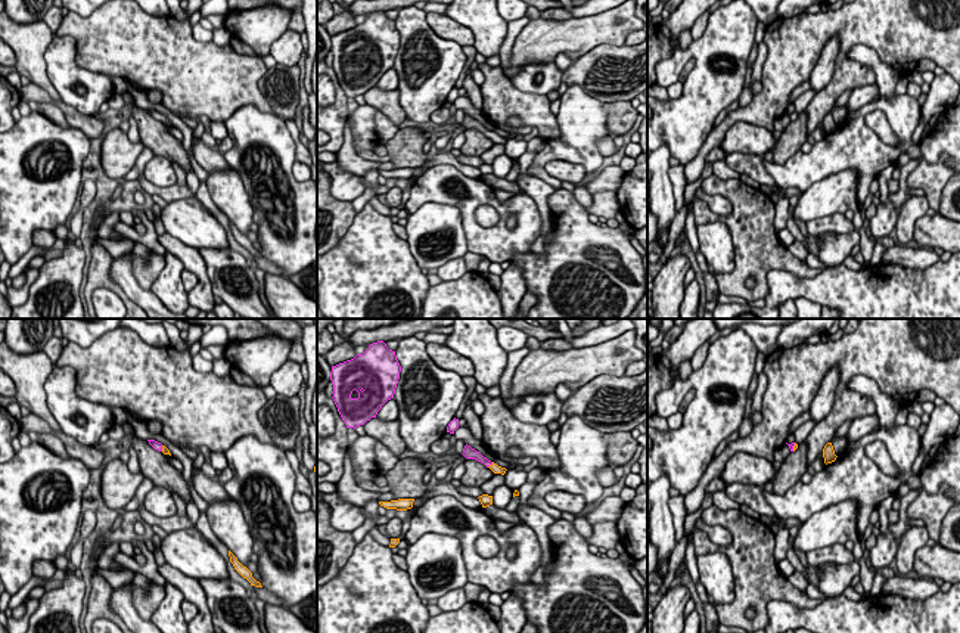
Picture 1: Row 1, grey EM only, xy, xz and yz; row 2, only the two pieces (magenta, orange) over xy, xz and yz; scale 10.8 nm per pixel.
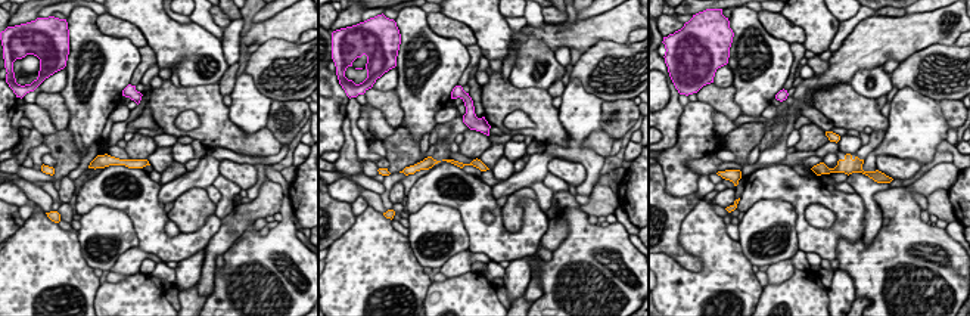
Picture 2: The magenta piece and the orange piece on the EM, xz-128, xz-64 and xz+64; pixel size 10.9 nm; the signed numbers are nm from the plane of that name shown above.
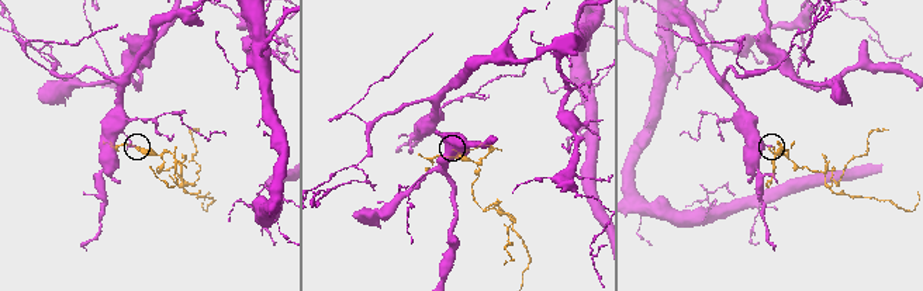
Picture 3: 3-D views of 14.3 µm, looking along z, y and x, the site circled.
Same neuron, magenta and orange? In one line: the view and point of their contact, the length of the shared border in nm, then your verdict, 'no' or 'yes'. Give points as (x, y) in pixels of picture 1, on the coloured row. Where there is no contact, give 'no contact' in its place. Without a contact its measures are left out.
xz (490, 464) | 100 nm | yes

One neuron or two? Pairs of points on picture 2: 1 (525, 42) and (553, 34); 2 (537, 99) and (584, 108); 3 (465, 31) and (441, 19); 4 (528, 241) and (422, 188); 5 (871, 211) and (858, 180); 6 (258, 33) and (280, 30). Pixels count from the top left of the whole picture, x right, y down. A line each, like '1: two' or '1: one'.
1: two
2: two
3: one
4: one
5: one
6: one

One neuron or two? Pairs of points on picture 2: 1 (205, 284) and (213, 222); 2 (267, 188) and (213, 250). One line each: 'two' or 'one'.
1: two
2: one

